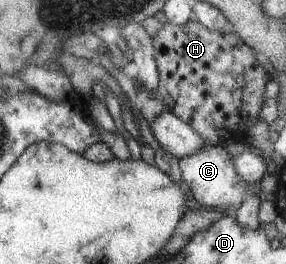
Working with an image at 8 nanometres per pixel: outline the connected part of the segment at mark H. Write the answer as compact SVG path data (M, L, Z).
M194 20L183 25L165 22L152 37L152 43L159 79L154 95L161 100L164 109L187 123L203 139L205 145L223 148L227 141L241 139L241 129L245 123L251 125L259 119L267 77L261 65L255 61L253 53L249 51L249 46L237 35L211 31Z

